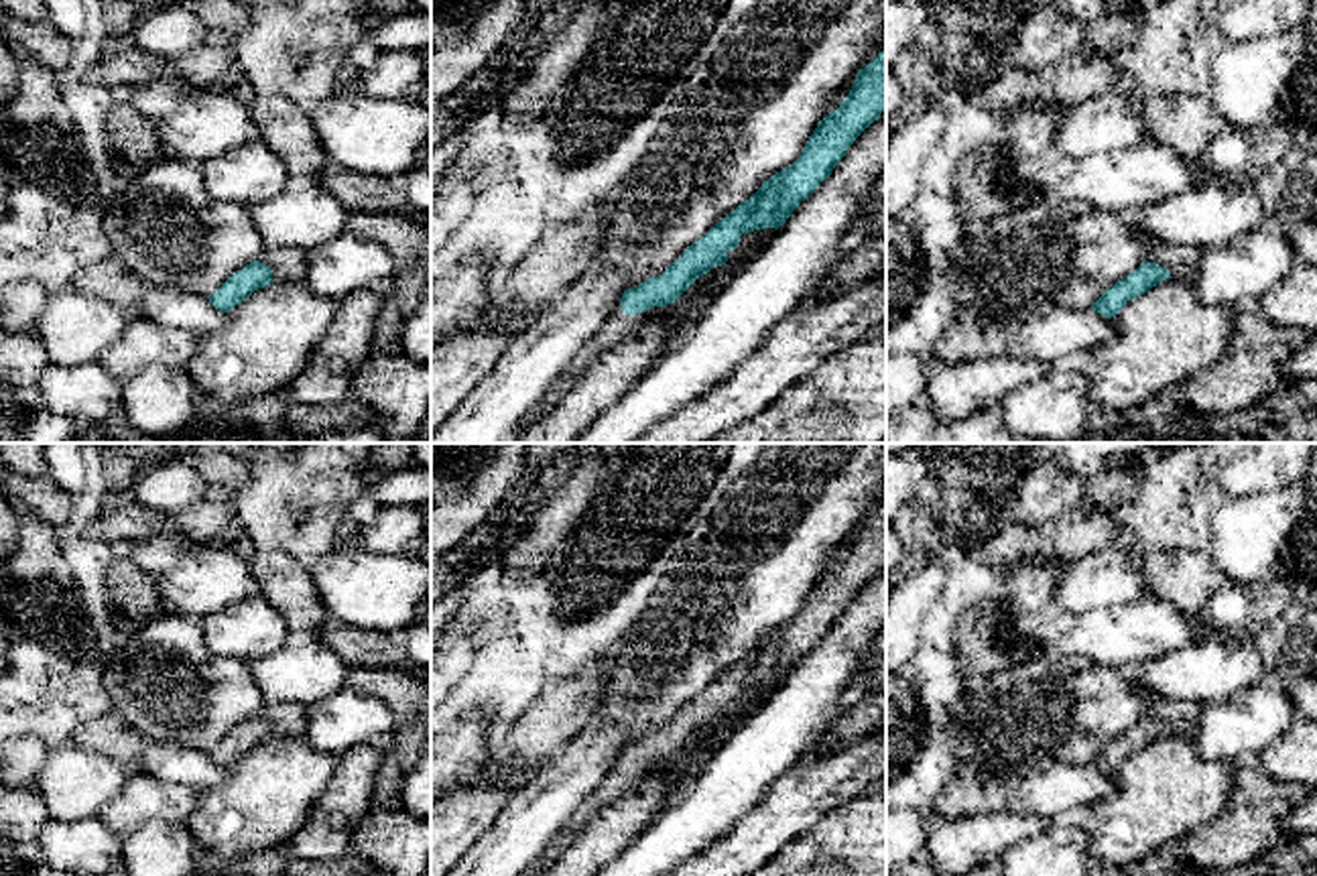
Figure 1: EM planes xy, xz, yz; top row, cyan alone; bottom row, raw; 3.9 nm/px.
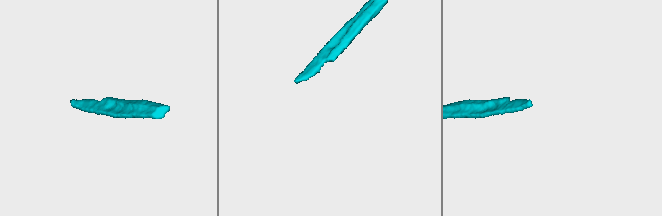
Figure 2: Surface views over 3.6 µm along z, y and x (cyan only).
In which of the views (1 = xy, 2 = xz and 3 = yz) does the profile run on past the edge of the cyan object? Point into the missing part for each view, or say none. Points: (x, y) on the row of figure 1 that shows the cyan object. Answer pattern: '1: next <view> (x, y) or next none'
1: next xy (287, 265)
2: next xz (618, 326)
3: next yz (1181, 261)

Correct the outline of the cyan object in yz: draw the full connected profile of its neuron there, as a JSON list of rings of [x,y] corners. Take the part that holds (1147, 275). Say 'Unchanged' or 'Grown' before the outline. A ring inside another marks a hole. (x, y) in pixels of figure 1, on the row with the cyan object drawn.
Grown. [[[1161,244],[1146,262],[1108,289],[1091,309],[1112,319],[1128,301],[1144,295],[1165,278],[1191,280],[1203,254],[1205,250],[1197,246]]]

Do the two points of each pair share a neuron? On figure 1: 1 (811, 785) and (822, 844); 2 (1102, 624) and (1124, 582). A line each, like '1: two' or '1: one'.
1: two
2: two

